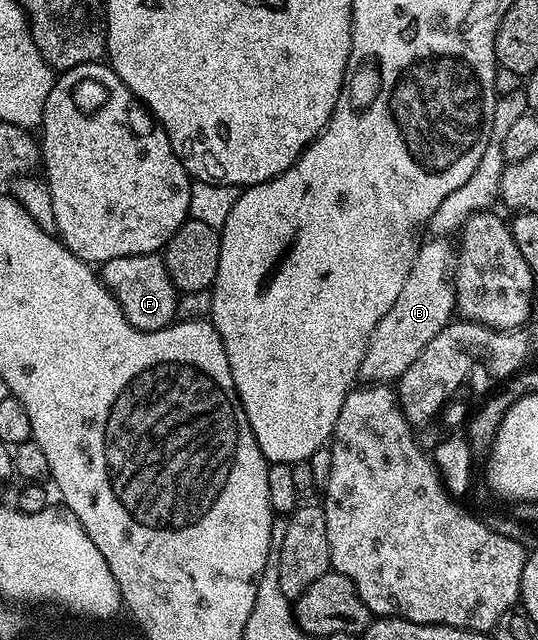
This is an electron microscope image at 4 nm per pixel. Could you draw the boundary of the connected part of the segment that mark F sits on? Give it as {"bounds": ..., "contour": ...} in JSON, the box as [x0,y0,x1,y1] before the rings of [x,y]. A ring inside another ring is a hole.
{"bounds":[98,253,178,332],"contour":[[[159,253],[118,256],[103,263],[98,273],[104,287],[112,293],[114,300],[118,300],[126,320],[130,320],[134,328],[155,332],[165,330],[167,326],[177,321],[178,291],[170,280],[170,272],[166,272],[166,264]]]}

